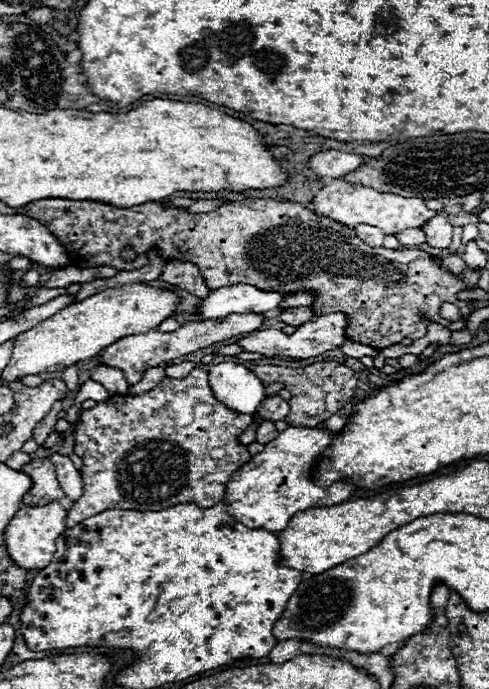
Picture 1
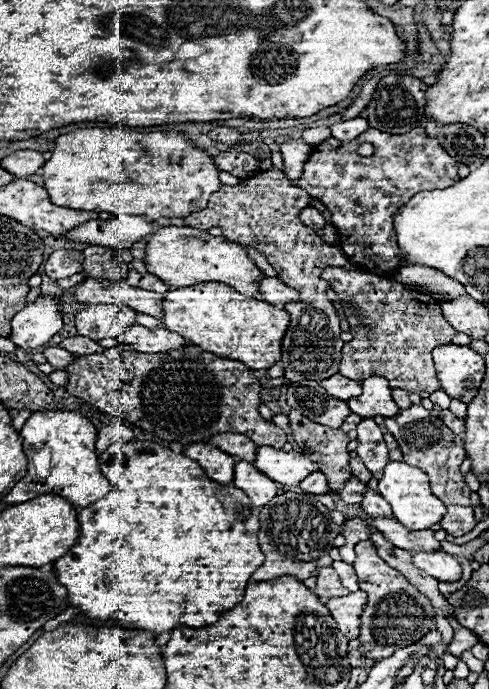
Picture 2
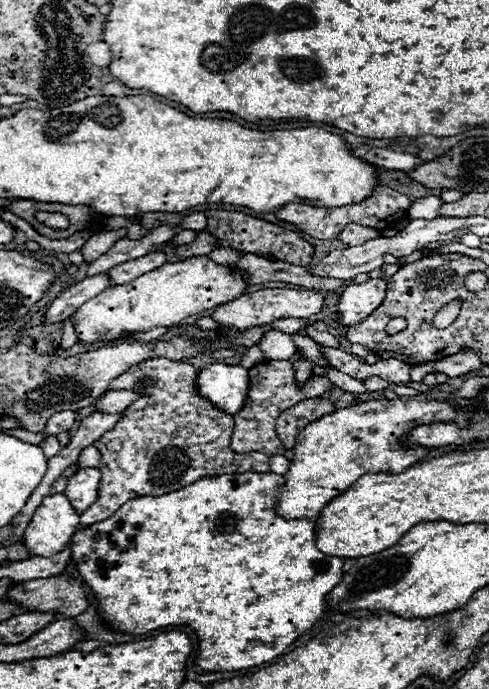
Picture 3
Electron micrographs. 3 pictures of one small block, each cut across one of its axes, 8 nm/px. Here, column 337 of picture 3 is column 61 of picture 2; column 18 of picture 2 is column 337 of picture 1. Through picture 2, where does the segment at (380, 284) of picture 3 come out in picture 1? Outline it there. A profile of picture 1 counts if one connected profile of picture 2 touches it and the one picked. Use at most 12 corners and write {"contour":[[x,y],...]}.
{"contour":[[344,312],[318,316],[286,336],[258,330],[240,338],[244,352],[310,358],[346,338]]}

